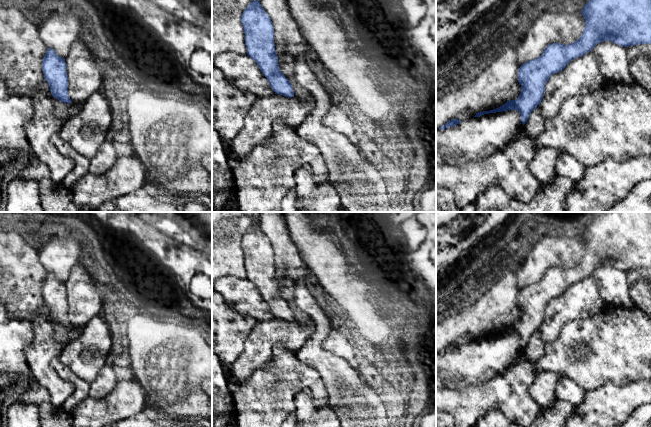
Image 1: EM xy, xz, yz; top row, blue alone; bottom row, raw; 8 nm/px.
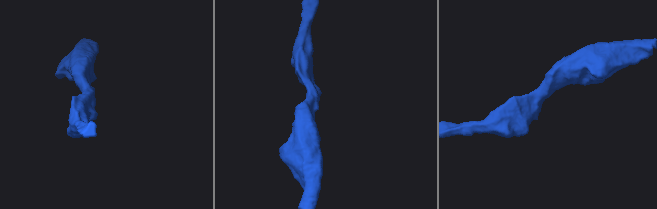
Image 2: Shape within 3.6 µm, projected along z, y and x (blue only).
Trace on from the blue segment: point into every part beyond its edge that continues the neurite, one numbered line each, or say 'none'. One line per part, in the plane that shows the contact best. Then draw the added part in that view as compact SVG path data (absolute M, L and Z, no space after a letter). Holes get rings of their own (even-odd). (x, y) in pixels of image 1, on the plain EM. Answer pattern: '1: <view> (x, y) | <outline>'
none

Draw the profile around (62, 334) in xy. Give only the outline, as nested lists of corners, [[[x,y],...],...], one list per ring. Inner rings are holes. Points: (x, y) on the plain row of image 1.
[[[43,305],[39,310],[39,315],[45,318],[51,323],[54,330],[54,337],[57,341],[61,342],[64,346],[69,342],[78,337],[82,332],[82,327],[71,326],[69,328],[59,325],[54,322],[50,316],[50,311],[47,305]]]

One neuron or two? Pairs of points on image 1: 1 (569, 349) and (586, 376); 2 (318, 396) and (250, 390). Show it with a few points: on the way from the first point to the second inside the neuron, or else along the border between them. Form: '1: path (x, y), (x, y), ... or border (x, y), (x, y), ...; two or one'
1: path (576, 356), (586, 366), (586, 369); one
2: path (303, 384), (278, 384), (272, 390), (267, 390); one

